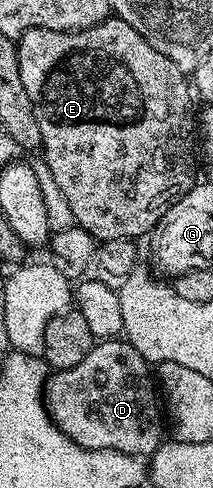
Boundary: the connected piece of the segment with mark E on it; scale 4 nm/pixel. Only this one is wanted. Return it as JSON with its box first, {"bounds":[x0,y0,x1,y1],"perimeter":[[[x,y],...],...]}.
{"bounds":[17,18,197,242],"perimeter":[[[108,18],[102,20],[97,26],[86,28],[80,32],[58,32],[57,30],[45,30],[44,28],[34,28],[23,33],[17,40],[17,62],[21,72],[21,86],[25,86],[25,94],[29,94],[29,102],[33,106],[33,114],[37,114],[37,126],[41,126],[41,145],[42,159],[46,161],[49,170],[53,174],[53,180],[57,182],[57,186],[61,188],[61,193],[69,202],[69,209],[72,210],[74,223],[80,228],[84,228],[87,233],[94,236],[96,241],[102,242],[105,240],[129,240],[134,241],[135,236],[146,237],[157,226],[157,222],[161,222],[161,218],[165,214],[165,210],[169,210],[169,206],[173,206],[173,202],[180,200],[189,189],[194,188],[197,183],[195,177],[195,160],[197,164],[197,112],[196,109],[191,109],[191,96],[193,100],[193,88],[189,83],[188,77],[179,69],[177,62],[169,62],[169,58],[165,58],[165,54],[161,54],[161,50],[153,50],[153,46],[149,46],[149,42],[145,42],[145,38],[141,38],[141,34],[137,34],[137,30],[133,30],[133,26],[129,26],[129,22],[118,18]]]}

